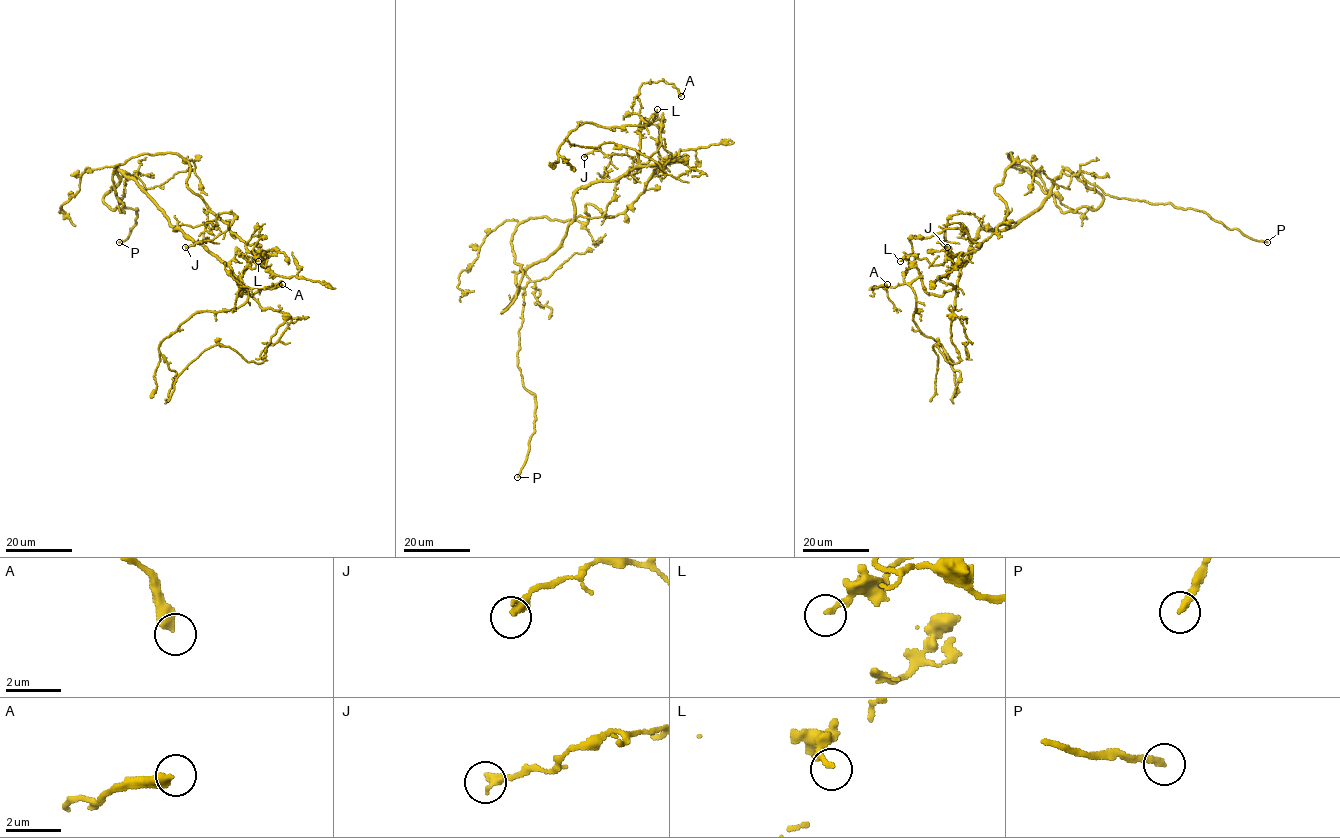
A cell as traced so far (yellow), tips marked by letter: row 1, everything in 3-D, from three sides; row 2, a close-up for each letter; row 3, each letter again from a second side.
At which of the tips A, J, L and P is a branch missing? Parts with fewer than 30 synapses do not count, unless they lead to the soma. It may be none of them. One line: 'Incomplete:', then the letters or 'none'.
Incomplete: P

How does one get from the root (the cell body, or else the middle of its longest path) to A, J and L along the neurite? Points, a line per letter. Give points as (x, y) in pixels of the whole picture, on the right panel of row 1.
A: (1072, 174), (1065, 169), (1014, 225), (980, 229), (957, 285), (941, 296), (919, 278), (887, 284)
J: (1072, 174), (1065, 169), (1051, 195), (1012, 226), (988, 229), (973, 214), (953, 215), (941, 242), (947, 247)
L: (1072, 174), (1103, 198), (1096, 209), (1062, 212), (1007, 153), (996, 231), (911, 238), (900, 261)

